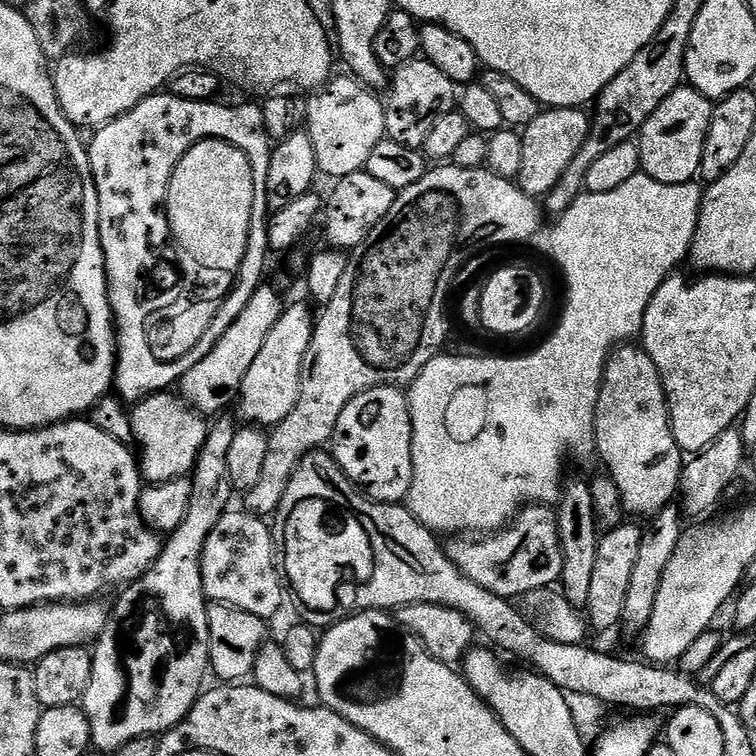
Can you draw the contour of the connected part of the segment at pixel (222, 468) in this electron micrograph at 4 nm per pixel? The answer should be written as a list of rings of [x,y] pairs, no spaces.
[[[220,420],[208,429],[208,437],[196,459],[196,467],[191,473],[192,493],[190,510],[178,530],[167,537],[160,549],[160,556],[152,563],[142,579],[135,580],[119,593],[120,601],[116,609],[111,609],[108,624],[102,630],[100,639],[95,641],[92,653],[92,673],[90,686],[86,686],[82,707],[90,722],[92,731],[91,747],[100,752],[114,754],[126,742],[143,736],[159,737],[180,724],[202,691],[200,683],[204,675],[209,675],[208,659],[208,604],[202,586],[200,555],[204,549],[210,530],[229,511],[234,495],[230,470],[226,470],[226,456],[230,444],[234,442],[238,428],[228,420]]]

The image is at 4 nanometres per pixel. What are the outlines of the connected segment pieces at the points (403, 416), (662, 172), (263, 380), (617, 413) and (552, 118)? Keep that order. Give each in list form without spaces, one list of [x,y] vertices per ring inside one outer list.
[[[383,384],[367,388],[358,394],[338,414],[338,426],[330,441],[330,451],[336,465],[348,475],[353,484],[359,486],[364,495],[379,504],[398,504],[408,499],[412,485],[412,412],[408,409],[407,395],[399,387]]]
[[[681,86],[650,114],[638,133],[640,167],[643,175],[667,184],[690,184],[699,177],[702,150],[714,104],[691,86]]]
[[[289,303],[281,312],[262,350],[258,350],[258,358],[254,358],[250,370],[246,370],[246,378],[240,387],[238,409],[244,422],[252,426],[275,426],[294,410],[300,397],[304,360],[308,357],[313,327],[314,312],[304,304]]]
[[[620,346],[613,351],[608,357],[608,365],[604,367],[604,385],[600,388],[600,397],[598,398],[598,406],[596,407],[596,435],[594,437],[595,451],[600,451],[600,456],[604,459],[607,475],[611,476],[616,484],[616,489],[622,494],[622,502],[625,509],[629,513],[632,512],[636,516],[644,516],[643,518],[651,518],[657,516],[667,504],[673,503],[677,499],[680,490],[680,474],[684,471],[686,463],[685,457],[680,451],[680,447],[676,445],[676,439],[672,433],[672,423],[668,417],[668,399],[664,393],[662,386],[662,378],[658,374],[658,366],[654,366],[654,362],[648,357],[648,353],[640,346]]]
[[[583,107],[548,108],[542,110],[530,126],[522,129],[522,170],[518,183],[526,195],[544,198],[554,190],[570,162],[574,162],[574,154],[582,150],[582,142],[586,142],[588,137],[589,123],[589,113]]]

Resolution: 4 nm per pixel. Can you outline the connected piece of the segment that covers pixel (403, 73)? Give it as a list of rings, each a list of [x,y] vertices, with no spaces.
[[[417,58],[395,69],[384,100],[384,130],[387,139],[402,146],[423,149],[426,134],[442,114],[450,114],[458,104],[458,88],[429,60]]]

